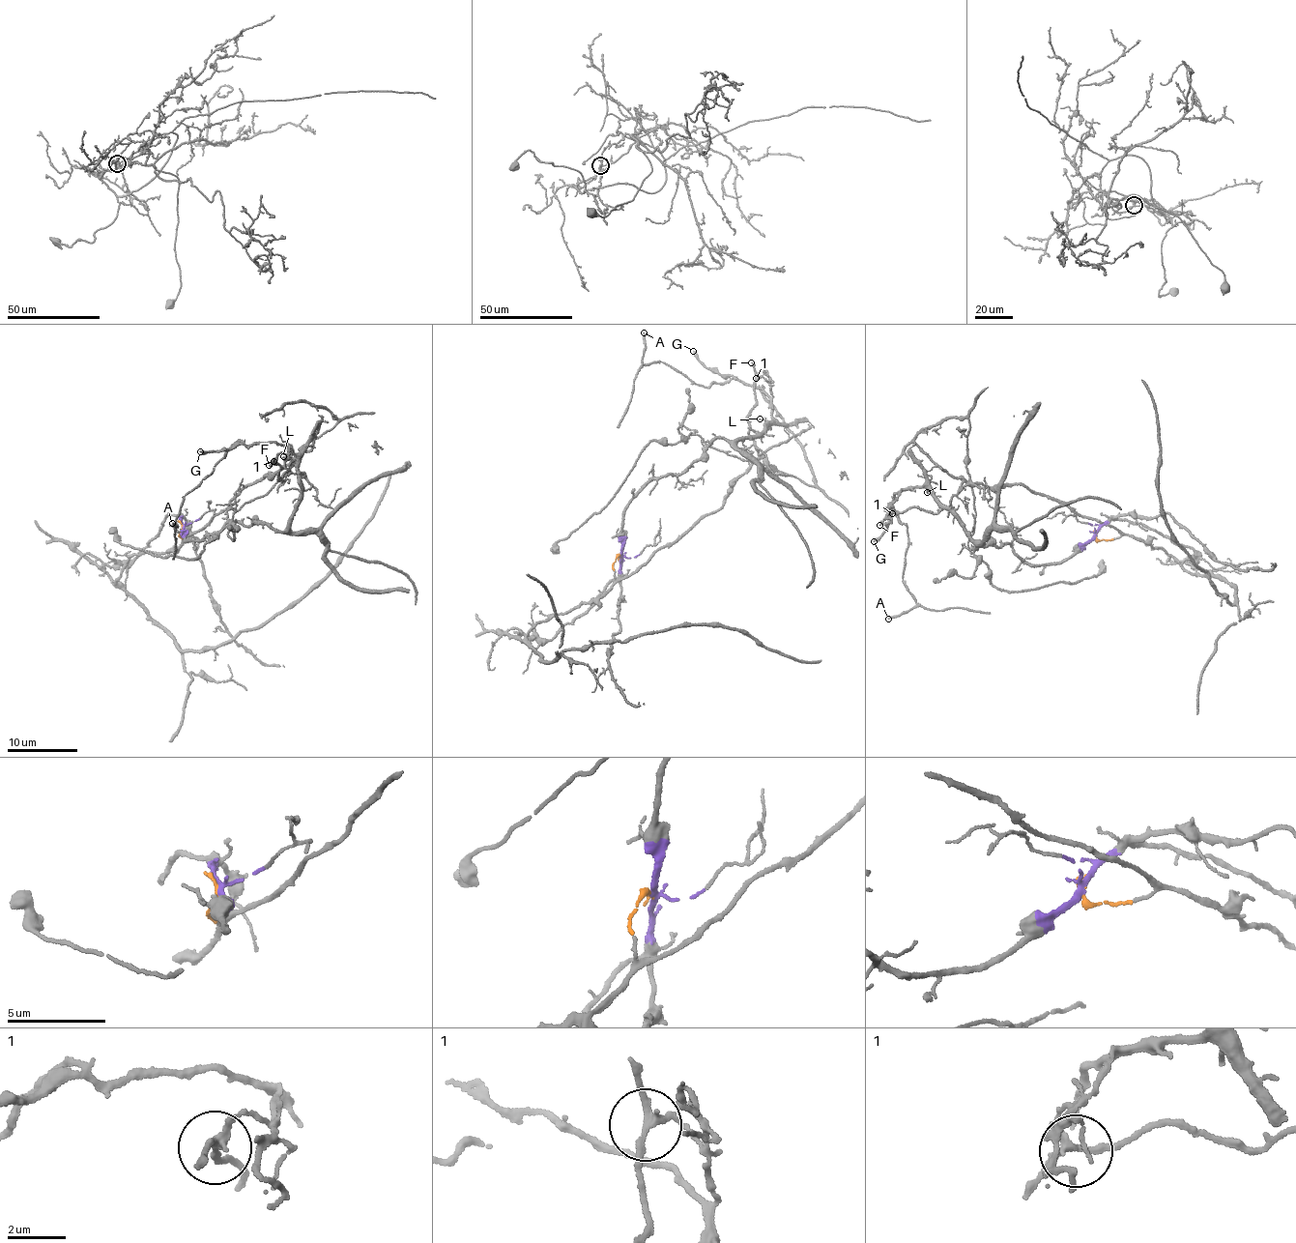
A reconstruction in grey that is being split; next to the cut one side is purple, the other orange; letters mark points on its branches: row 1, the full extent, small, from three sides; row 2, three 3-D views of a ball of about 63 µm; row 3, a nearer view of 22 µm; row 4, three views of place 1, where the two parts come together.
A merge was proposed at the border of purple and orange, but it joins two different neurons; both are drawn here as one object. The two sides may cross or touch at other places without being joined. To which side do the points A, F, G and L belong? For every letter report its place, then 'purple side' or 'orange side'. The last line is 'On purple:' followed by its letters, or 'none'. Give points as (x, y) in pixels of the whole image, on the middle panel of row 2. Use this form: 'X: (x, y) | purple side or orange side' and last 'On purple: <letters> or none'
A: (644, 332) | purple side
F: (751, 362) | orange side
G: (693, 351) | purple side
L: (760, 419) | purple side
On purple: A, G, L

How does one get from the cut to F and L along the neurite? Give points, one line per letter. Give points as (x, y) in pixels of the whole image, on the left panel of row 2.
F: (183, 528), (184, 539), (248, 485), (289, 465), (282, 480), (276, 462), (268, 465)
L: (183, 528), (191, 542), (227, 523), (282, 531), (301, 487), (295, 456), (282, 457)

